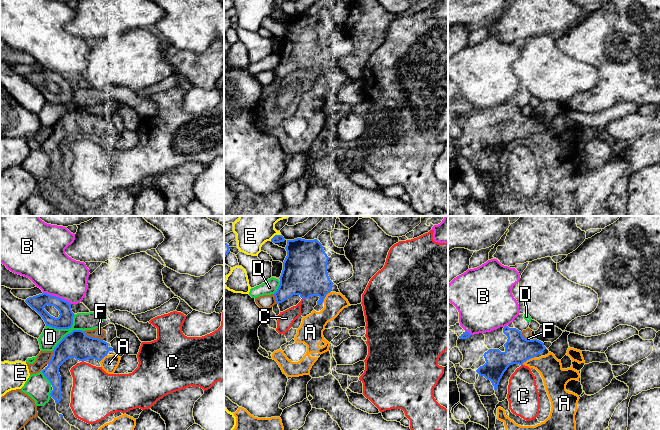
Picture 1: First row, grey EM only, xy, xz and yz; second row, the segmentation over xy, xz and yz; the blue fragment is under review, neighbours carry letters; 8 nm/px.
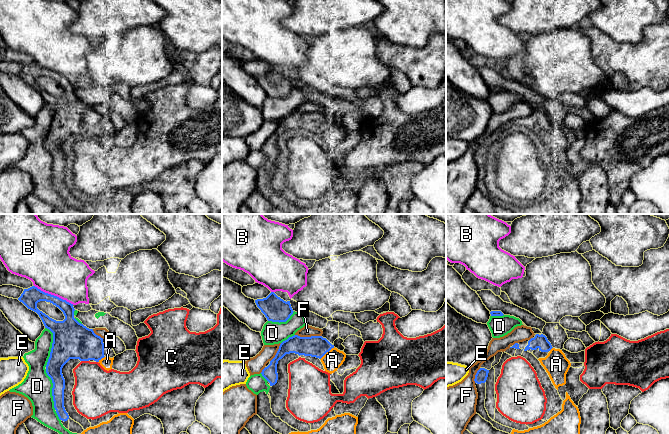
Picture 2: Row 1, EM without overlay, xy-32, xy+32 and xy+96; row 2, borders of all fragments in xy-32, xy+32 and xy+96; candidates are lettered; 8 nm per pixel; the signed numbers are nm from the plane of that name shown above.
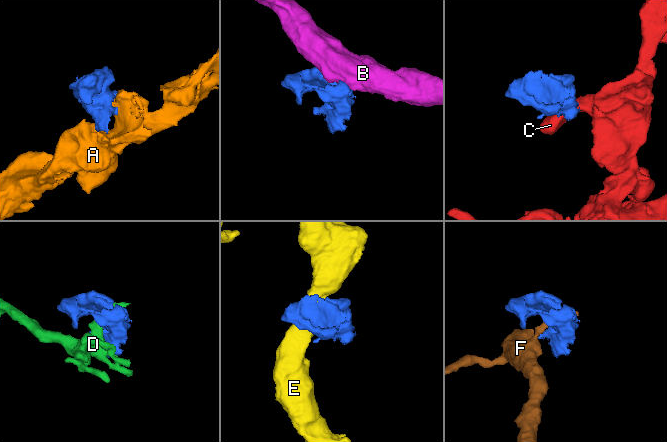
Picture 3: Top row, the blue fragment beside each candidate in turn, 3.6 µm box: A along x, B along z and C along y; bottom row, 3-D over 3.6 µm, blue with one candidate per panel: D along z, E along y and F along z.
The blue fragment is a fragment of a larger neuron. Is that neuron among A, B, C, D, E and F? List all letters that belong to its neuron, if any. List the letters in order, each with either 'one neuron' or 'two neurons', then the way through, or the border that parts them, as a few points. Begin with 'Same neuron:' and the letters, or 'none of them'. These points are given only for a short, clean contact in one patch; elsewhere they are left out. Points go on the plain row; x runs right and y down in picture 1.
Same neuron: A
A: one neuron
B: two neurons
C: two neurons; border xz (302, 74), (305, 75)
D: two neurons
E: two neurons; border xz (280, 10), (276, 10), (270, 16)
F: two neurons

